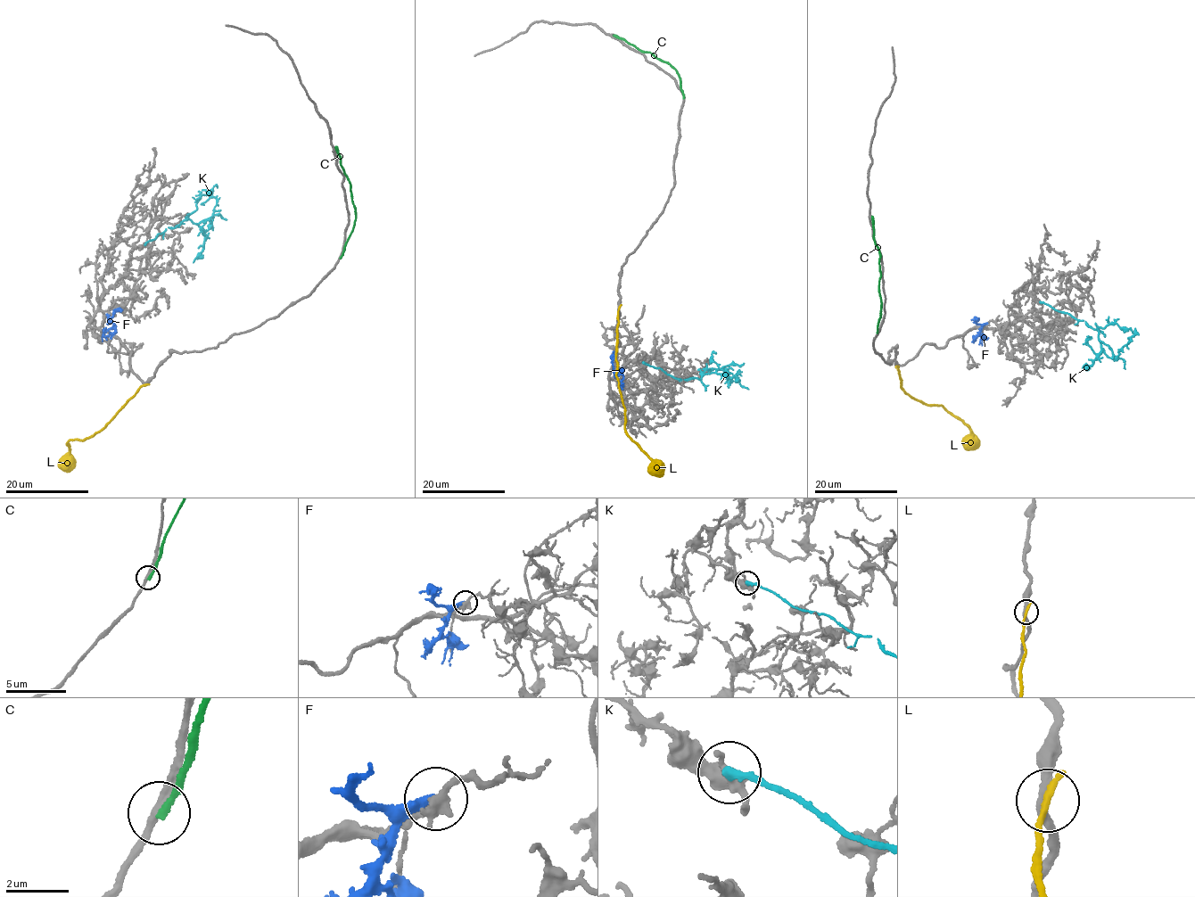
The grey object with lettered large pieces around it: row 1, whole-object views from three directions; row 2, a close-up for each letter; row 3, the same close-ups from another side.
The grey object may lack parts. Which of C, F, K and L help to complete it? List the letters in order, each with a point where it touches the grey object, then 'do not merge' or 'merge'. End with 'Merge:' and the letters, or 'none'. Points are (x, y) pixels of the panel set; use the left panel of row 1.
C: (340, 258) | do not merge
F: (106, 314) | do not merge
K: (144, 244) | do not merge
L: (144, 384) | do not merge
Merge: none

